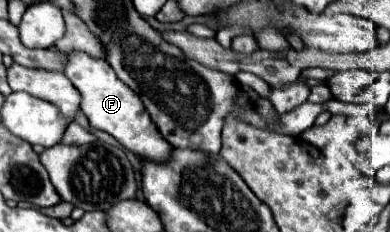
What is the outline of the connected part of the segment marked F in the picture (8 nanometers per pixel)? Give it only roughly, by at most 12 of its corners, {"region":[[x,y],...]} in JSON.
{"region":[[70,51],[64,75],[94,129],[168,159],[140,97],[104,59]]}

